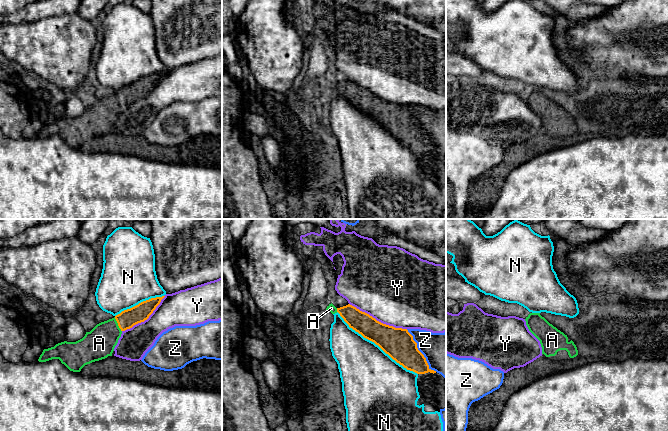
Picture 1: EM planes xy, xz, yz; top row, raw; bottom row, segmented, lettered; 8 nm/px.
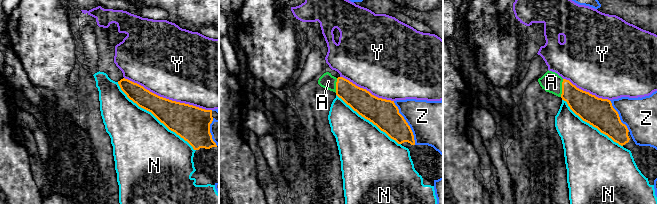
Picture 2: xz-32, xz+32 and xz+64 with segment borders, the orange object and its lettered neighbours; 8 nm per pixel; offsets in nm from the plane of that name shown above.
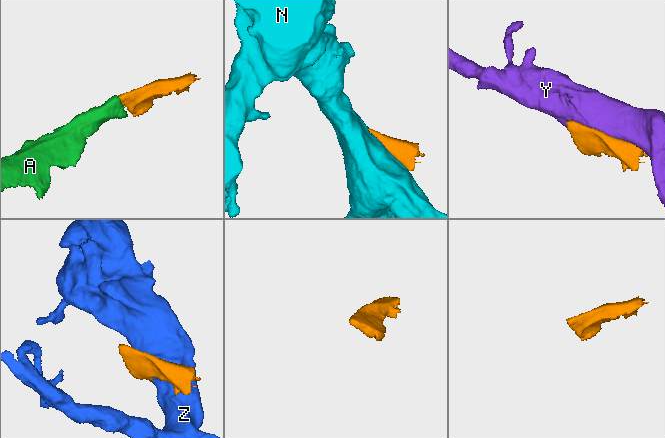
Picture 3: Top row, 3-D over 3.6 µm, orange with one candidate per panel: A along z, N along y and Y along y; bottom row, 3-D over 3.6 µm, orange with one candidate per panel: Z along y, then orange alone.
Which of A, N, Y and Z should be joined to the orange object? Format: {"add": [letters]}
{"add": ["A"]}

